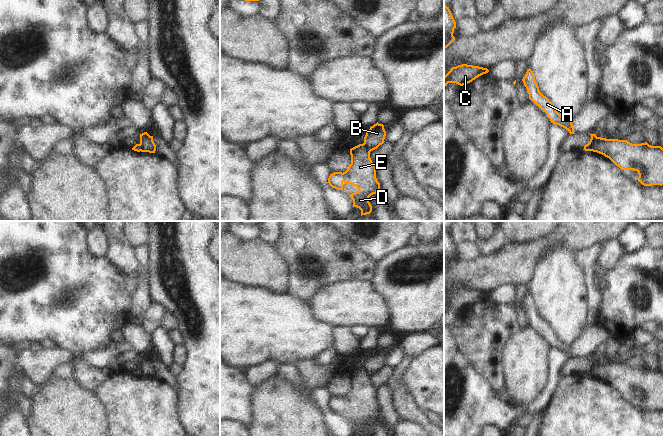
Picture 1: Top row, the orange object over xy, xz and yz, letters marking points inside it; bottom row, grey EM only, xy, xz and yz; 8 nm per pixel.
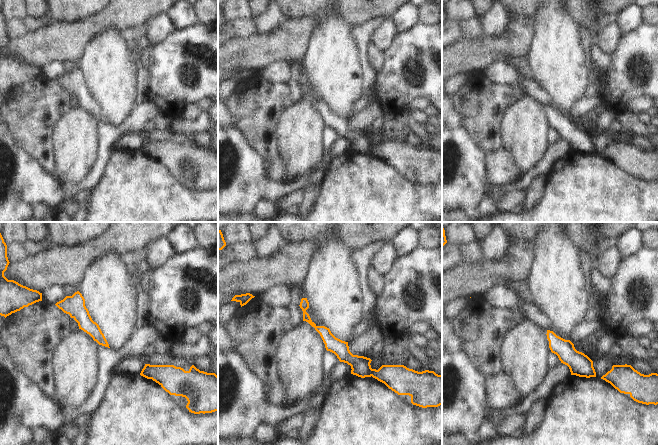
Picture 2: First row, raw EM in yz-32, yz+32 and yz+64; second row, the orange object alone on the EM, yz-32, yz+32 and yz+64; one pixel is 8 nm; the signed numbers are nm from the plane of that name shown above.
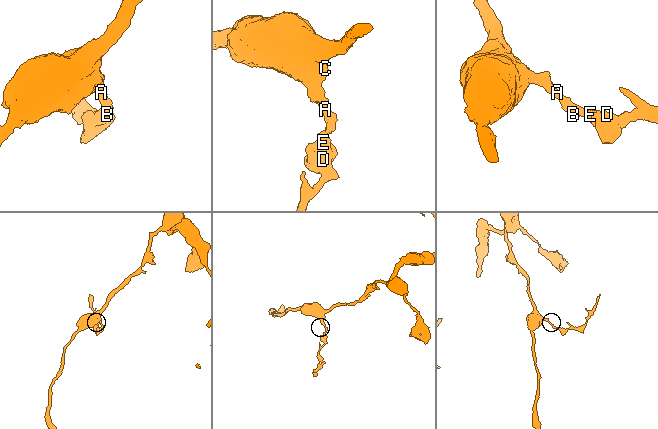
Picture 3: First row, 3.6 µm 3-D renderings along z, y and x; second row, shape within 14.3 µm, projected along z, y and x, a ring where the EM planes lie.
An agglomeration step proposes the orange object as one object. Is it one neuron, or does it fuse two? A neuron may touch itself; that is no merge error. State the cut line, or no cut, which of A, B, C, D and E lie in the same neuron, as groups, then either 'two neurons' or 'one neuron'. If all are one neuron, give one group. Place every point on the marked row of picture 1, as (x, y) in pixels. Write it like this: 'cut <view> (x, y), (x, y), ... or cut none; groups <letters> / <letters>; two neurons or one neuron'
cut yz (596, 136), (591, 150); groups A B C / D E; two neurons

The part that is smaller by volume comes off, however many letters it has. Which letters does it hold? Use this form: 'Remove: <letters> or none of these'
Remove: D, E

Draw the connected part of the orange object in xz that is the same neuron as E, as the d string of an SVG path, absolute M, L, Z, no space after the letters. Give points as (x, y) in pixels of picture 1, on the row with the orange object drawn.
M364 144L350 149L351 164L345 172L330 174L328 183L332 188L343 190L343 184L356 186L359 191L350 194L353 207L361 210L361 216L370 214L372 206L369 197L380 192L380 183L376 178L376 166L370 158L370 152Z

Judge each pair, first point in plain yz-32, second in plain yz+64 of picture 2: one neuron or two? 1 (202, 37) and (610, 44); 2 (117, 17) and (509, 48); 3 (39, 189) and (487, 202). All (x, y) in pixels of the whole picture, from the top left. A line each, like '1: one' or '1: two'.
1: two
2: one
3: two

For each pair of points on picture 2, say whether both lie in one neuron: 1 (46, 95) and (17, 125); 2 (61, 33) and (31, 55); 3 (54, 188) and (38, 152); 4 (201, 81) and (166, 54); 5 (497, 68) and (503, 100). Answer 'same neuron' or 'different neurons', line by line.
1: same neuron
2: same neuron
3: different neurons
4: same neuron
5: different neurons

